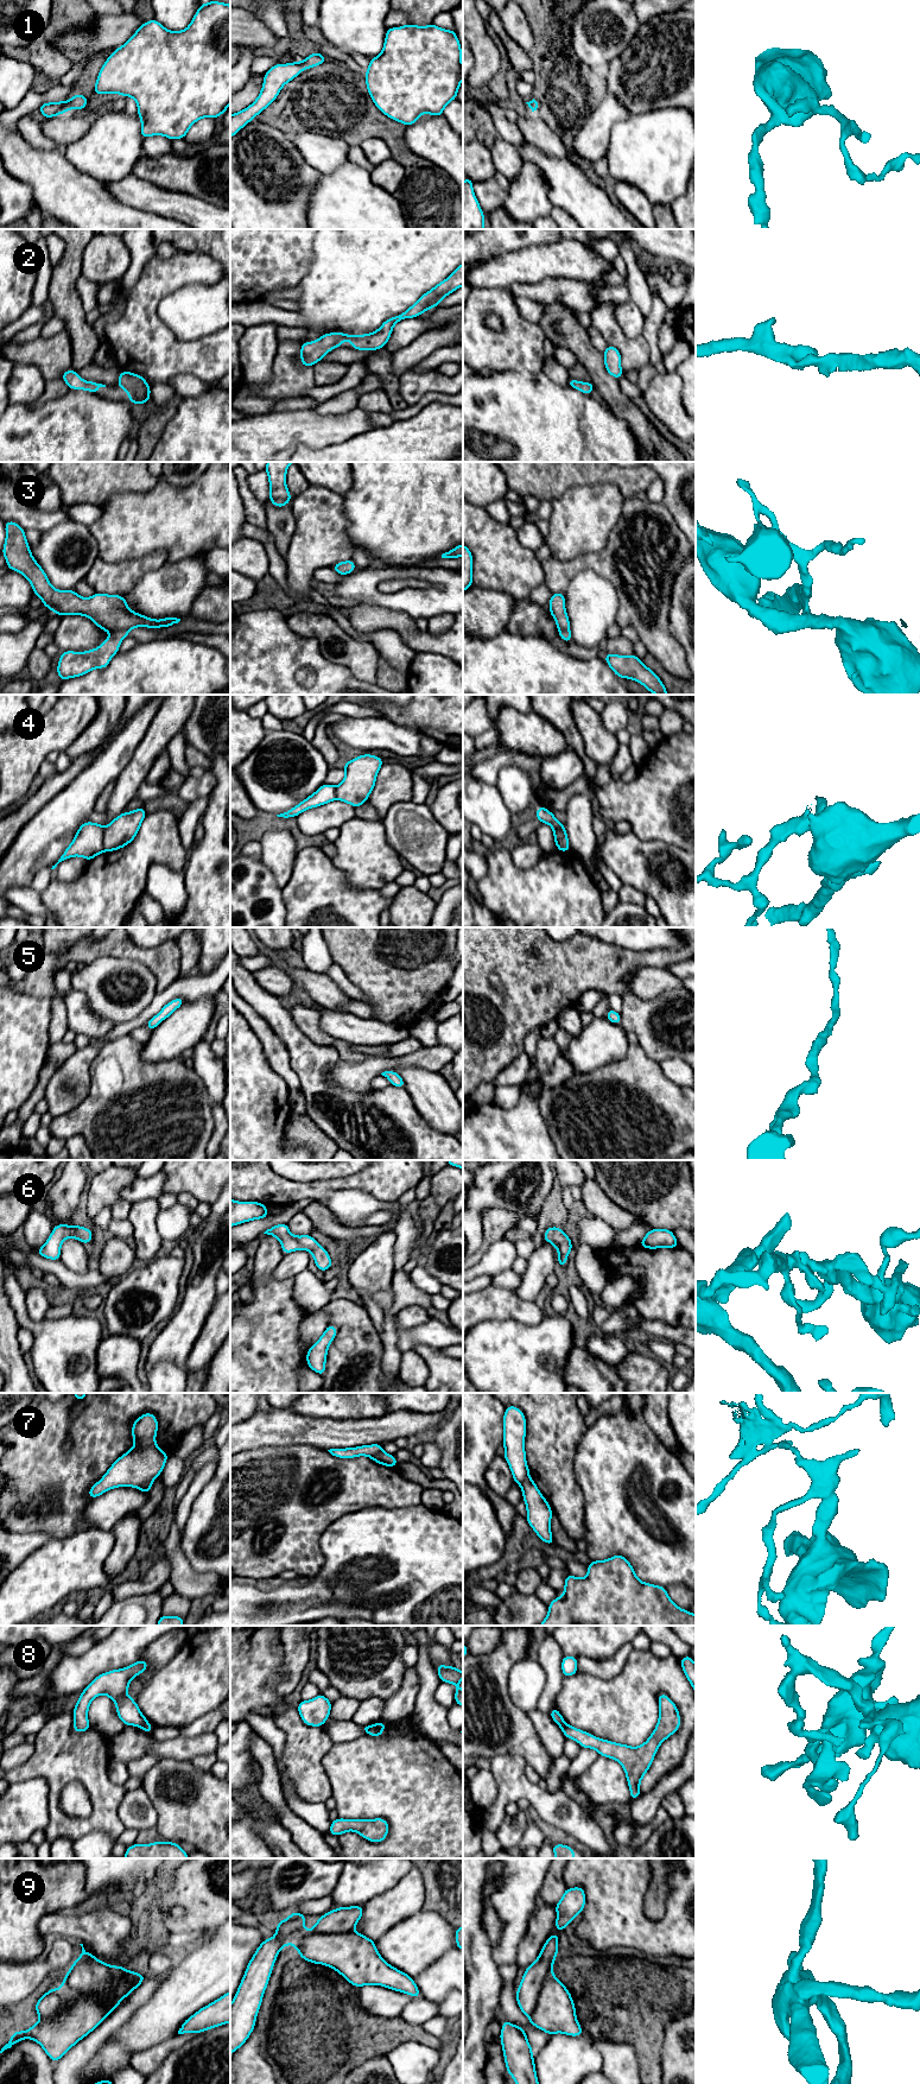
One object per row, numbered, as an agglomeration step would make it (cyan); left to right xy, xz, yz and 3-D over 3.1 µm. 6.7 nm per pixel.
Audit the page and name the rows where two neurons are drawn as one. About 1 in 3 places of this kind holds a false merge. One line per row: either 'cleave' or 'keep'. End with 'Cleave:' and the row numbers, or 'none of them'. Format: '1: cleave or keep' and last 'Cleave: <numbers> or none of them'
1: keep
2: keep
3: cleave
4: cleave
5: cleave
6: keep
7: cleave
8: cleave
9: keep
Cleave: 3, 4, 5, 7, 8

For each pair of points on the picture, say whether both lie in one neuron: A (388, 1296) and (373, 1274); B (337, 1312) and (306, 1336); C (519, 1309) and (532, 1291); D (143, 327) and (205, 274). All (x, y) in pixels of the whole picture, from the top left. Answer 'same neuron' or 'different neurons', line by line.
A: different neurons
B: different neurons
C: different neurons
D: same neuron

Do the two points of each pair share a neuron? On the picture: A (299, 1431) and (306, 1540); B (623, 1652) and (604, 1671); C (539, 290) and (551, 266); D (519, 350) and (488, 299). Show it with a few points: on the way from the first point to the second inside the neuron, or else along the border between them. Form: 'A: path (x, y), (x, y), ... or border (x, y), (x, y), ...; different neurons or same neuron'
A: border (273, 1445), (315, 1445), (327, 1451); different neurons
B: path (619, 1657), (609, 1666); same neuron
C: border (572, 279), (554, 277), (534, 283), (516, 283); different neurons
D: path (519, 337), (513, 322), (501, 310); same neuron

